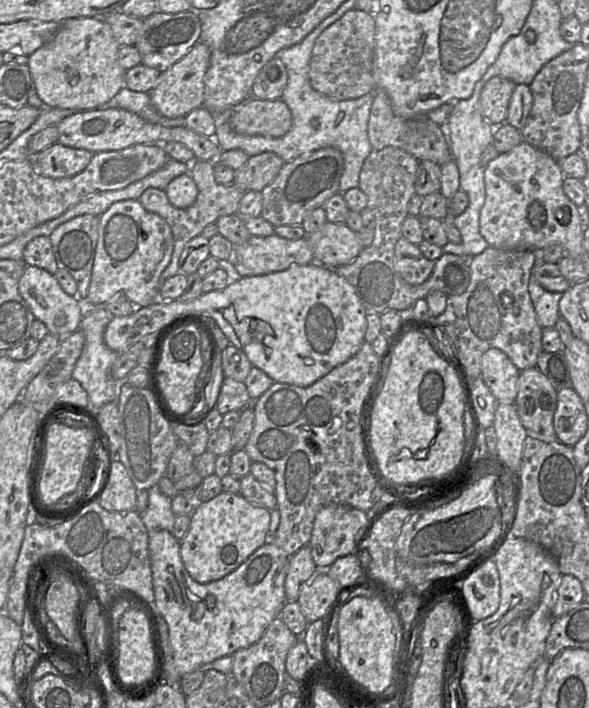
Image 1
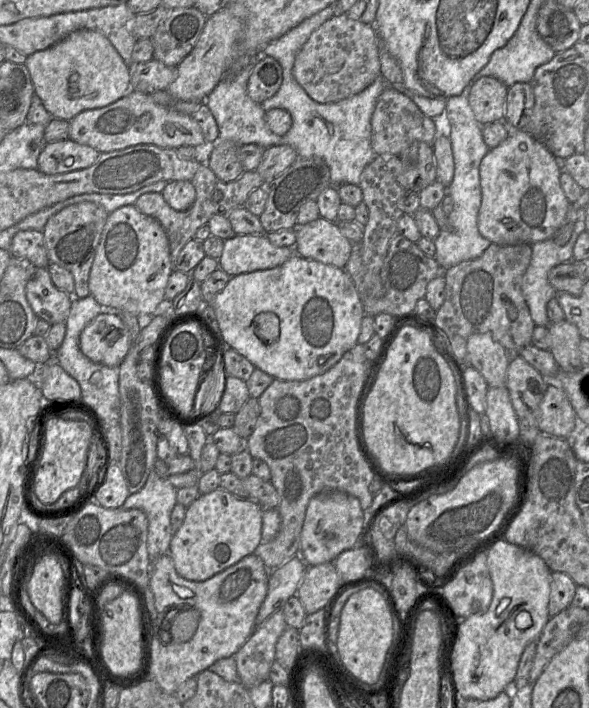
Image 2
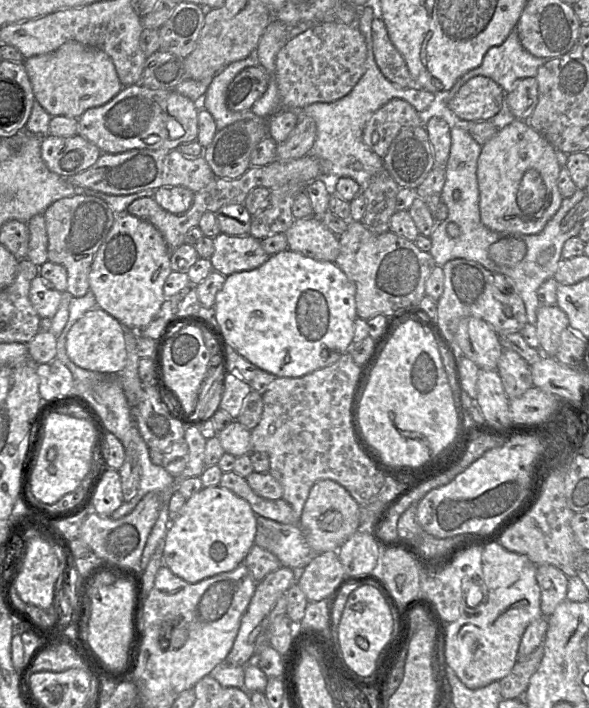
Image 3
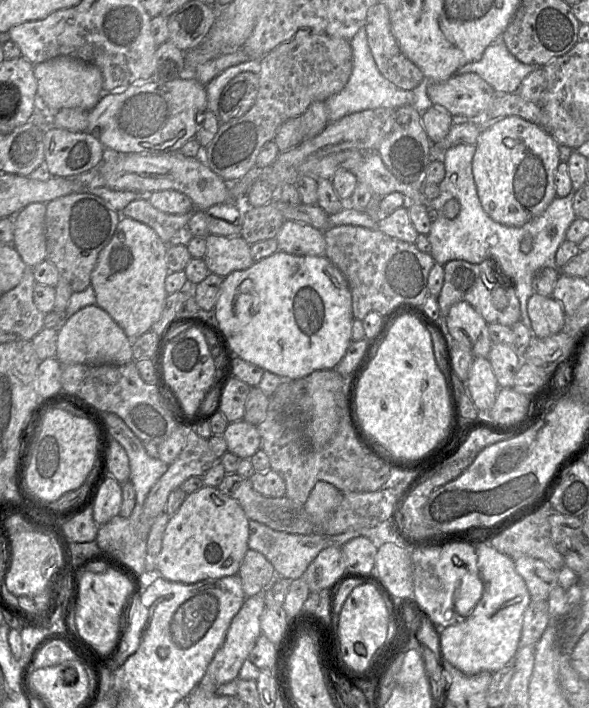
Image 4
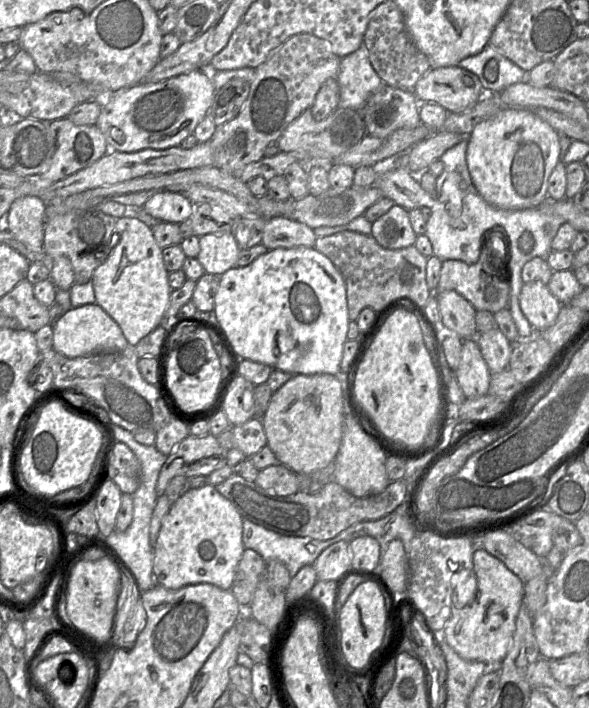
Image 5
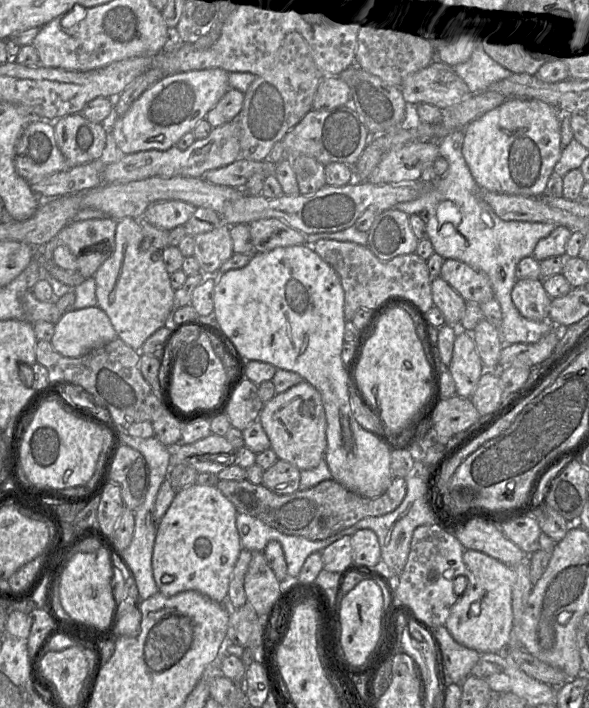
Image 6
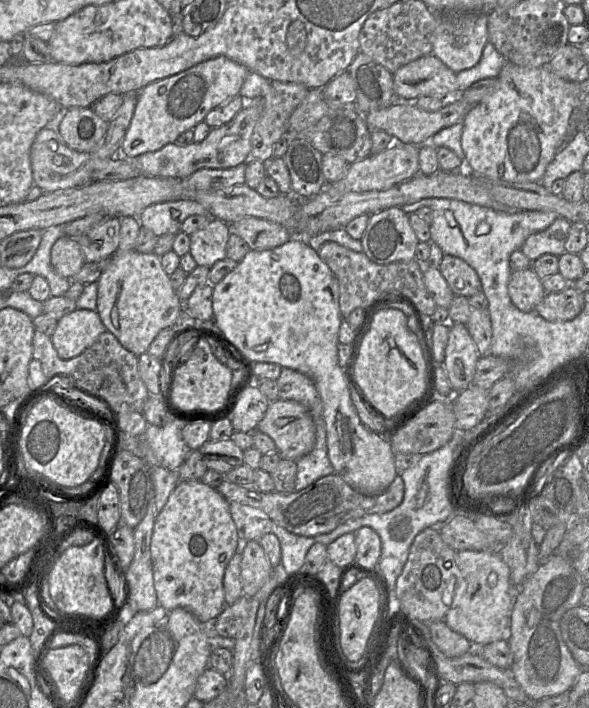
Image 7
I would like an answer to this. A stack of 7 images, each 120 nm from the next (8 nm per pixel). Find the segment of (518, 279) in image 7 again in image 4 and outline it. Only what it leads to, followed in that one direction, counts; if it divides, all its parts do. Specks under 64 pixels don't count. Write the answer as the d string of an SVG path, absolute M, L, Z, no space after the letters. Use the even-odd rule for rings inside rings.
M534 293L528 300L529 315L534 335L546 338L562 331L565 323L565 312L559 301L552 296Z

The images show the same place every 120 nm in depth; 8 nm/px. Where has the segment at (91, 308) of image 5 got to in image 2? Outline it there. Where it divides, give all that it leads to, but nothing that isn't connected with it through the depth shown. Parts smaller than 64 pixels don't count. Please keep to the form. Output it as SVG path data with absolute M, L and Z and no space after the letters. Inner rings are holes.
M115 311L97 315L79 337L81 352L91 361L109 367L119 367L131 346L132 335Z

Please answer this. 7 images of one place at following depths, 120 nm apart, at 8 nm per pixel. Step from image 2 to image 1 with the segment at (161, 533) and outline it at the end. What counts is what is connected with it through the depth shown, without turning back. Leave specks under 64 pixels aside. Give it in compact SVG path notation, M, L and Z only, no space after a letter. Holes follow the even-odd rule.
M158 485L149 489L148 493L148 506L140 512L142 522L148 532L166 530L172 533L176 518L171 508L172 498L162 494Z

